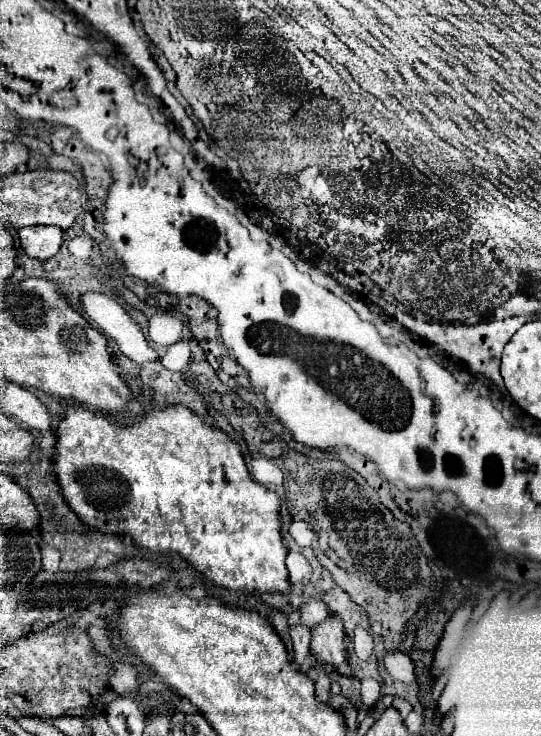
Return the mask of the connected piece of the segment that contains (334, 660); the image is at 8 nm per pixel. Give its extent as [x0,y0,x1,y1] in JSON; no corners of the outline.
[310,615,346,669]

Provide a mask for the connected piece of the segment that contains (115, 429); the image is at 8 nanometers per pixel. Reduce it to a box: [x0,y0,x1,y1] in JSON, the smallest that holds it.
[56,405,290,593]

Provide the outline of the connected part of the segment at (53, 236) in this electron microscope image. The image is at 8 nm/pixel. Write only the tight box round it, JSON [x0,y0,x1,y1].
[18,225,64,261]

